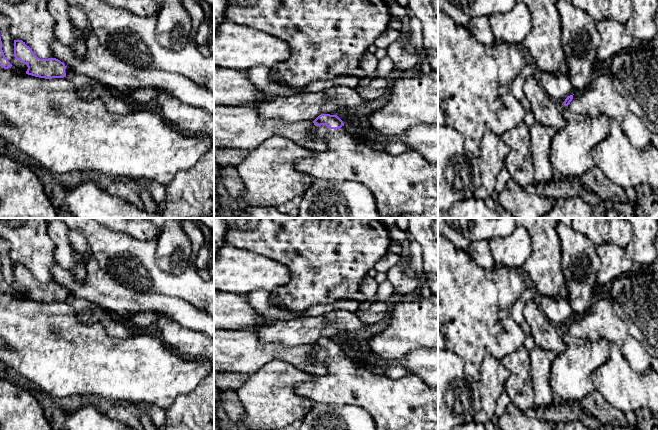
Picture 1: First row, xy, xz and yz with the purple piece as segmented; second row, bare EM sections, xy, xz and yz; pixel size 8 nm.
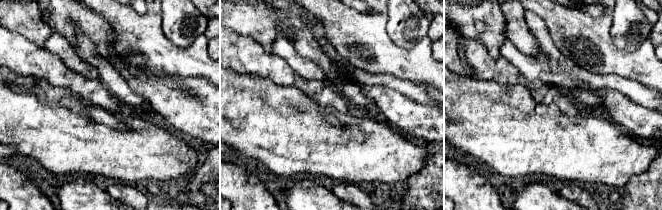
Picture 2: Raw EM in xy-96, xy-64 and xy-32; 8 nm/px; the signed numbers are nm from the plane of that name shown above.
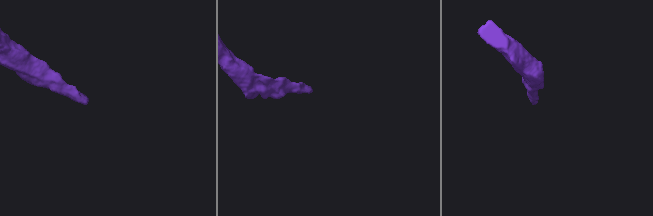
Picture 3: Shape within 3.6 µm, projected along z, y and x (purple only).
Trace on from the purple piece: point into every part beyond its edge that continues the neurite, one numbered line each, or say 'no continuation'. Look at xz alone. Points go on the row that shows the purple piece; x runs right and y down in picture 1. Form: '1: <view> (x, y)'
1: xz (405, 185)

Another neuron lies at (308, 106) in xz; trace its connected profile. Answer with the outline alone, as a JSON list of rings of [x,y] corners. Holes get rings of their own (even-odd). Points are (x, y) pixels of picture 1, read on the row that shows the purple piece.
[[[332,86],[320,92],[292,96],[275,96],[254,103],[261,118],[273,118],[284,122],[313,122],[321,114],[338,115],[352,111],[366,100],[347,86]]]

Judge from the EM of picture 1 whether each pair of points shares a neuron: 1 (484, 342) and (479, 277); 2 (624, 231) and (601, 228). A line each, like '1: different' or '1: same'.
1: same
2: same

